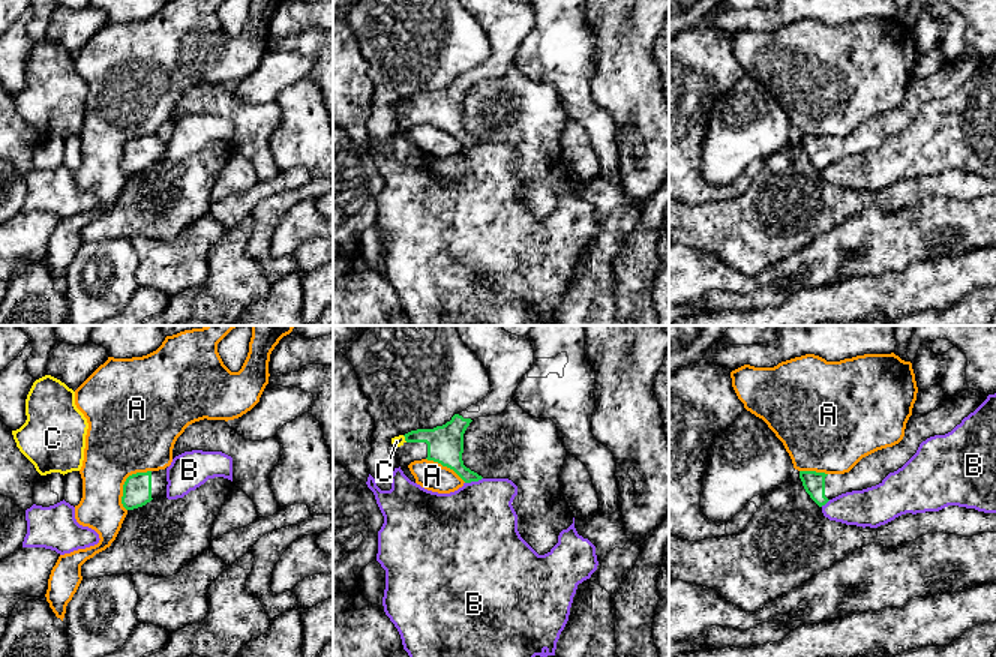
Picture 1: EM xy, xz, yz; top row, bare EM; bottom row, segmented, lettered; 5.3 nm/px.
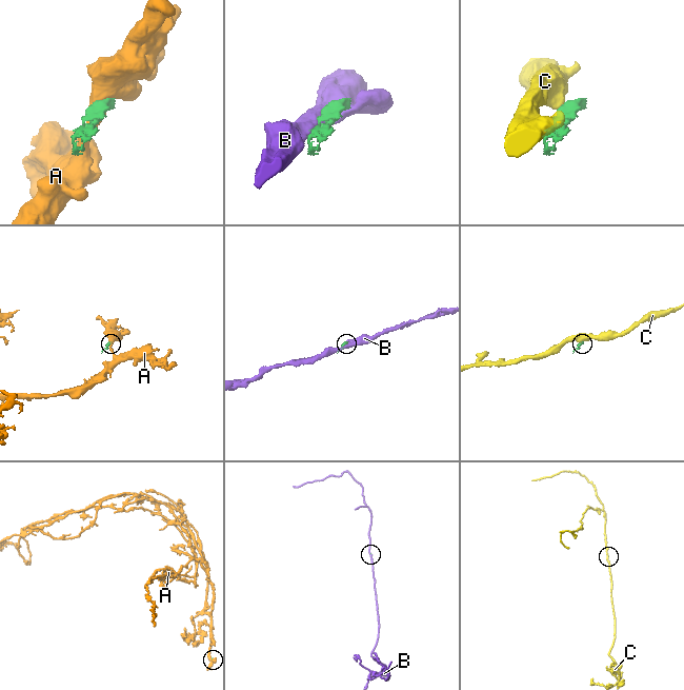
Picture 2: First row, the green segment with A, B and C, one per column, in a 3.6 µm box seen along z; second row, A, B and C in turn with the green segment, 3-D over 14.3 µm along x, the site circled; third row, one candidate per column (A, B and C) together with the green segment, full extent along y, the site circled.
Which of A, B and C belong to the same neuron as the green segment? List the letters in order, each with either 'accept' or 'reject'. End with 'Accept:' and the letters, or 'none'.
A: reject
B: reject
C: reject
Accept: none

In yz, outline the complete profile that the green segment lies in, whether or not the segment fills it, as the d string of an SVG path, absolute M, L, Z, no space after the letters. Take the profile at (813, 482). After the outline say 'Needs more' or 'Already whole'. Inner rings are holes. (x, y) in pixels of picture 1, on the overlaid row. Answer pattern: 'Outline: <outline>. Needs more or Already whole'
Outline: M968 388L957 396L945 396L927 414L912 414L906 423L903 440L862 458L849 472L825 474L800 471L806 492L819 506L852 490L862 490L882 483L890 474L902 468L930 436L951 432L964 417L974 412L988 394Z. Needs more

